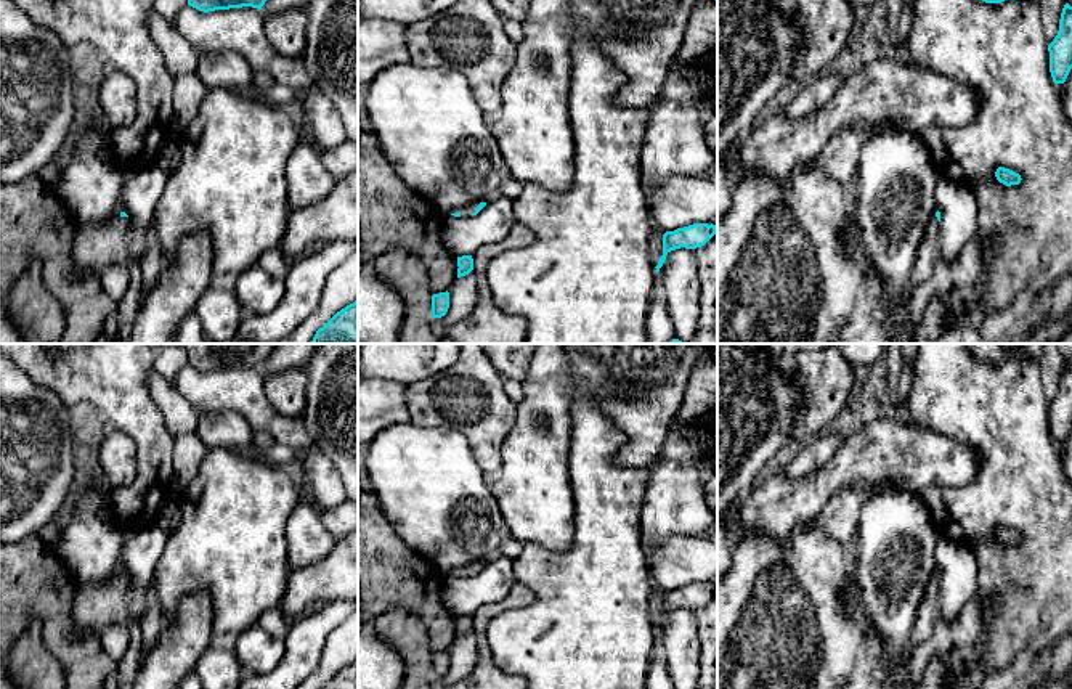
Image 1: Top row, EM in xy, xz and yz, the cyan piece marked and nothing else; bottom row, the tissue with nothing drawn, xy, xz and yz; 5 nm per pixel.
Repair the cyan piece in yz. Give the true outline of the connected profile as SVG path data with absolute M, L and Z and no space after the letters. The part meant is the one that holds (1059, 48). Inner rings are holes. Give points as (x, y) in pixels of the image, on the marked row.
M1064 5L1059 31L1054 40L1048 45L1050 72L1054 84L1064 84L1072 69L1072 6Z

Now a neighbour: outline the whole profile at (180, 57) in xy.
M157 11L148 14L148 31L164 56L170 74L197 72L199 51L178 32L173 21L164 19Z

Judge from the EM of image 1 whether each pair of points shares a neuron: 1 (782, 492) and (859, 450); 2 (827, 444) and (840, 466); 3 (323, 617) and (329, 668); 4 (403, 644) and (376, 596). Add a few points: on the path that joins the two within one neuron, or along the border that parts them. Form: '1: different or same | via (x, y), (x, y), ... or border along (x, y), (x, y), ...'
1: same | via (801, 492), (812, 492), (840, 469)
2: different | border along (846, 439), (824, 464), (801, 476)
3: different | border along (341, 622), (329, 633), (320, 664), (312, 672)
4: different | border along (374, 619), (390, 607), (405, 607), (422, 620)

